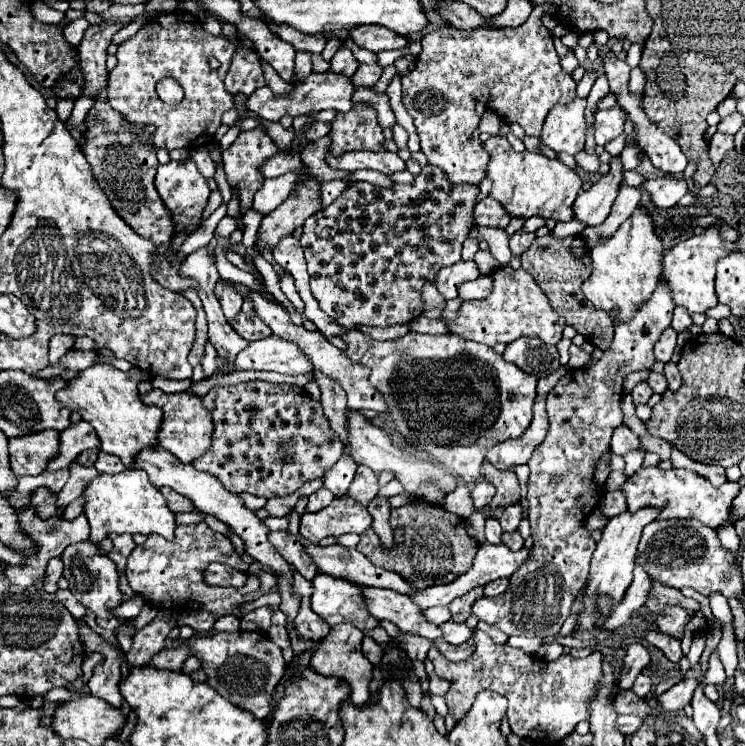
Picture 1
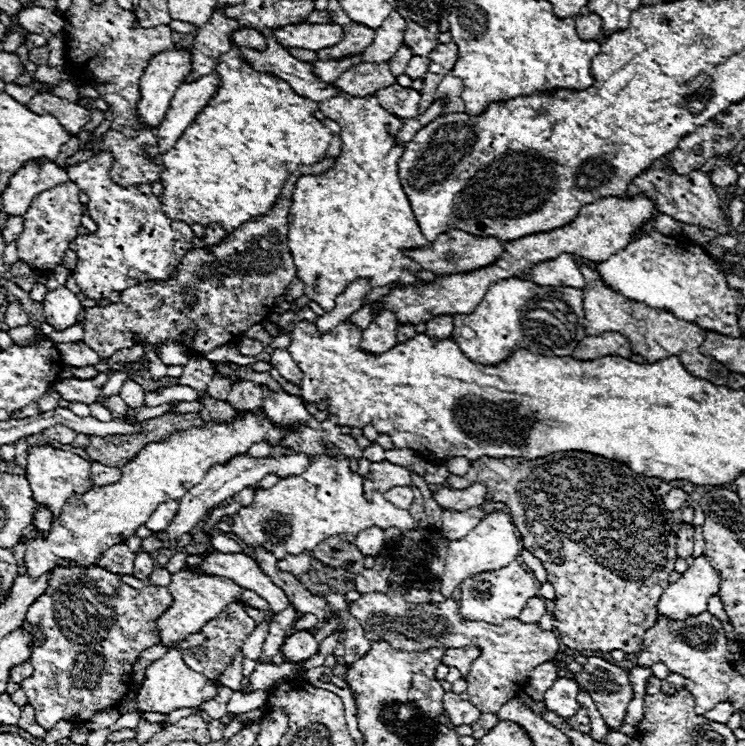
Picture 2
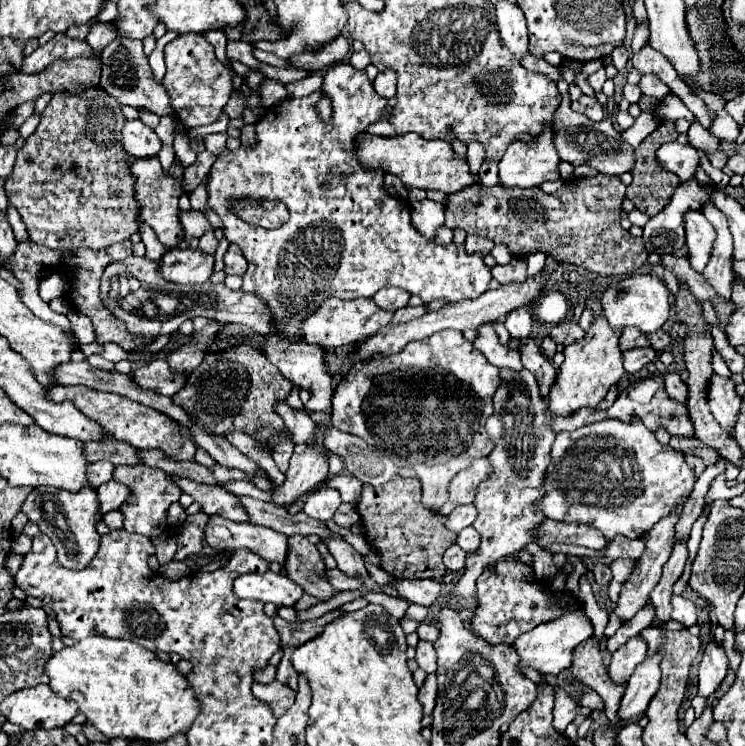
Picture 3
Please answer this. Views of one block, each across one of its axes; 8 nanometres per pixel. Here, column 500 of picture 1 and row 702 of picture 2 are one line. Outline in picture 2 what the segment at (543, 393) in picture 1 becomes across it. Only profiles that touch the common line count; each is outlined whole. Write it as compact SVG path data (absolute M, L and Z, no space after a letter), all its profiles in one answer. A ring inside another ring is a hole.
M446 692L442 704L444 704L446 716L448 716L448 720L452 724L456 724L456 722L472 722L472 720L478 720L480 718L478 708L472 706L468 700L462 700L454 692Z

